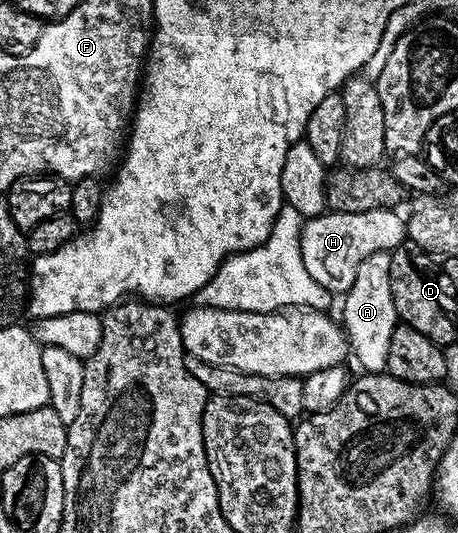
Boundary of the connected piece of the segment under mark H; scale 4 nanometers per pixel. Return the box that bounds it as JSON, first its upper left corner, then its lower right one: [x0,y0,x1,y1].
[301,209,405,293]

